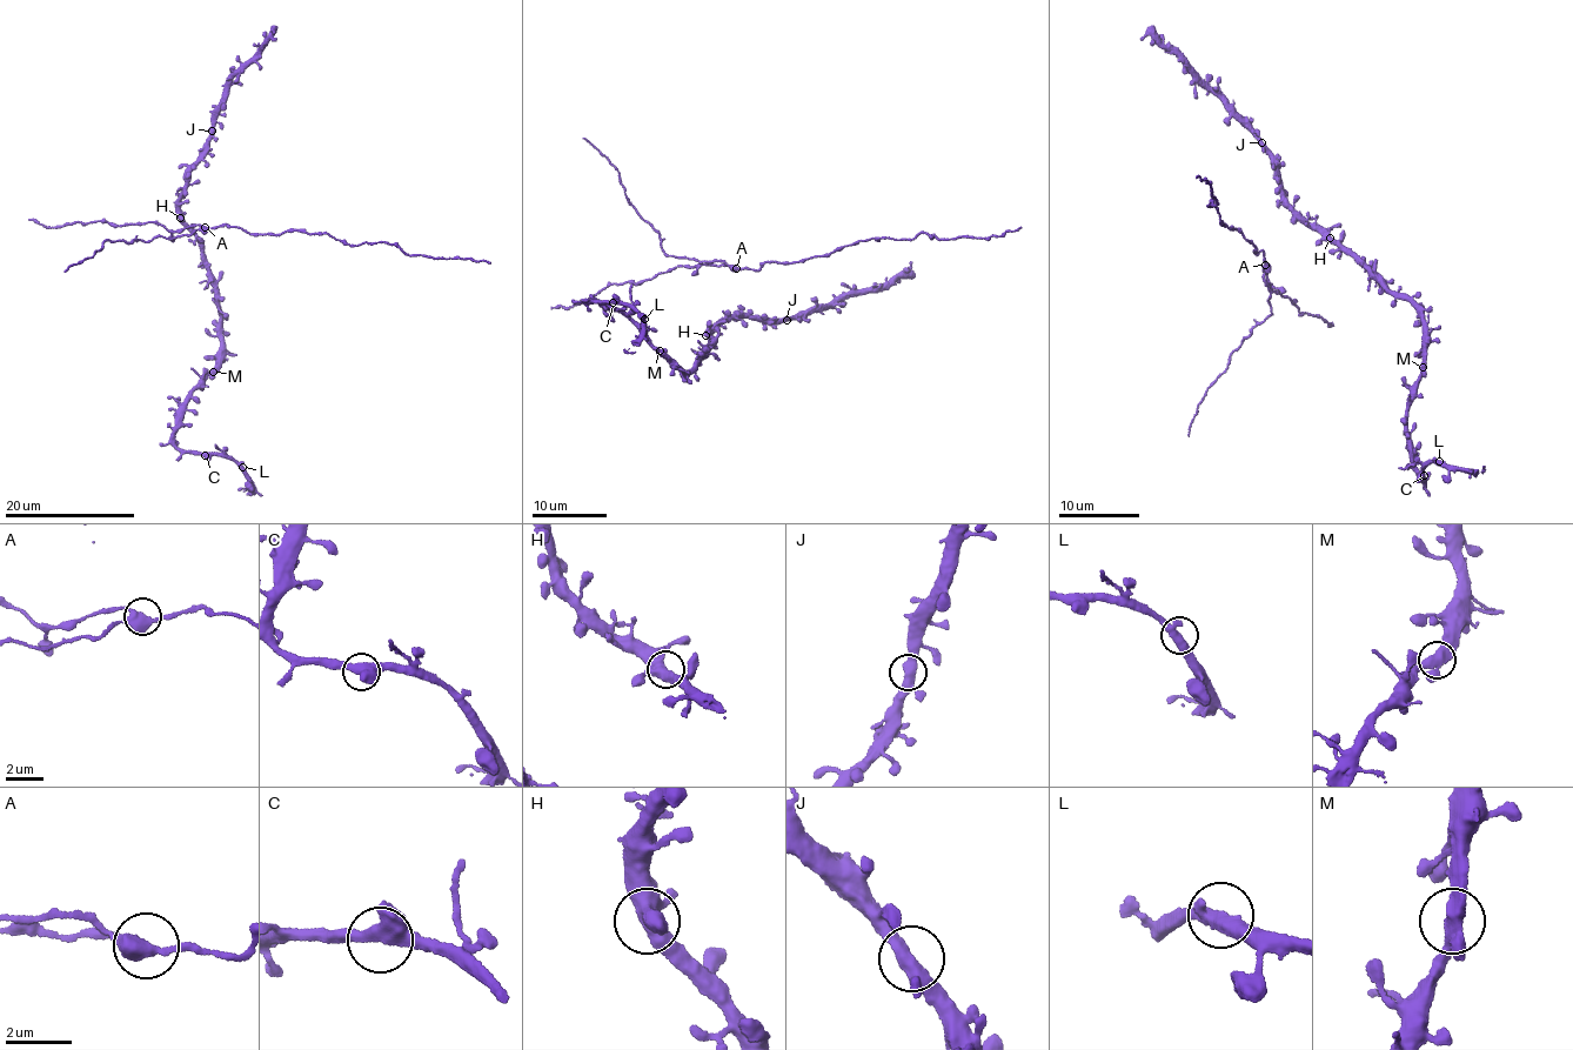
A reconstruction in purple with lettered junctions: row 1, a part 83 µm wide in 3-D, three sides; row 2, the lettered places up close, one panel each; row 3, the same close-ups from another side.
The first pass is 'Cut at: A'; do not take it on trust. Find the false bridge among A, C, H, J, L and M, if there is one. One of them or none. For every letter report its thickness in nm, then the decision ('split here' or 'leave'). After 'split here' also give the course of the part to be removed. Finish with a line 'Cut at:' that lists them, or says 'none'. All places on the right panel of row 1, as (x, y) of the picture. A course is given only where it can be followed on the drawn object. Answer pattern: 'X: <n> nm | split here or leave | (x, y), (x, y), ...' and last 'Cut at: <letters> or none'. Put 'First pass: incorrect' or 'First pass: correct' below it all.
A: 420 nm | split here | (1265, 265), (1271, 305), (1269, 315), (1252, 327), (1233, 350), (1224, 372), (1206, 392), (1198, 406), (1190, 436)
C: 400 nm | leave
H: 480 nm | leave
J: 380 nm | leave
L: 440 nm | leave
M: 400 nm | leave
Cut at: A
First pass: correct

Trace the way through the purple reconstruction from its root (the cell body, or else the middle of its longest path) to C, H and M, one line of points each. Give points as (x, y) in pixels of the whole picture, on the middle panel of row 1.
C: (710, 321), (707, 333), (711, 341), (694, 367), (683, 370), (621, 311), (601, 300), (588, 301), (613, 302)
H: (710, 321), (705, 335)
M: (710, 321), (707, 333), (711, 341), (694, 367), (682, 370), (660, 350)

